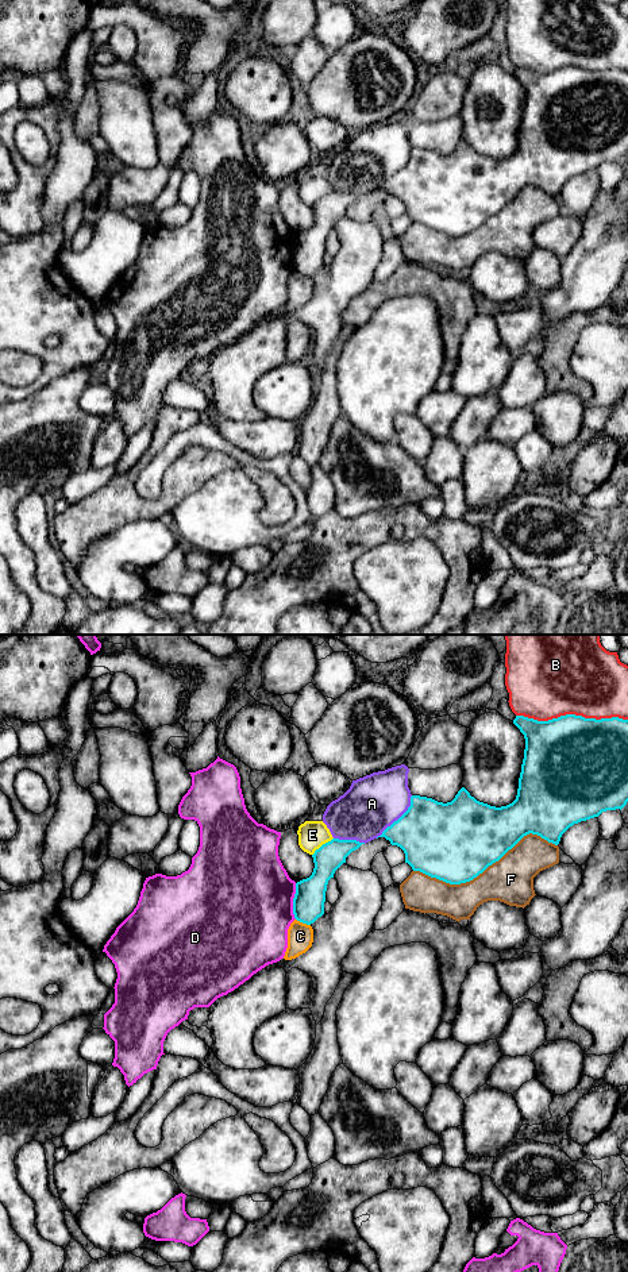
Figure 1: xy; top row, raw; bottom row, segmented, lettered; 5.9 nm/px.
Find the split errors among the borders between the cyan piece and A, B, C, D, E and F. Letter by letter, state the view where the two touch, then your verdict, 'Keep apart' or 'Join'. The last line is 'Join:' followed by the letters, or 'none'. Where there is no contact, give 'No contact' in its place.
A: Touches cyan in xy. Keep apart
B: Touches cyan in xy. Keep apart
C: Touches cyan in xy. Keep apart
D: Touches cyan in xy. Keep apart
E: Touches cyan in xy. Keep apart
F: Touches cyan in xy. Keep apart
Join: none

